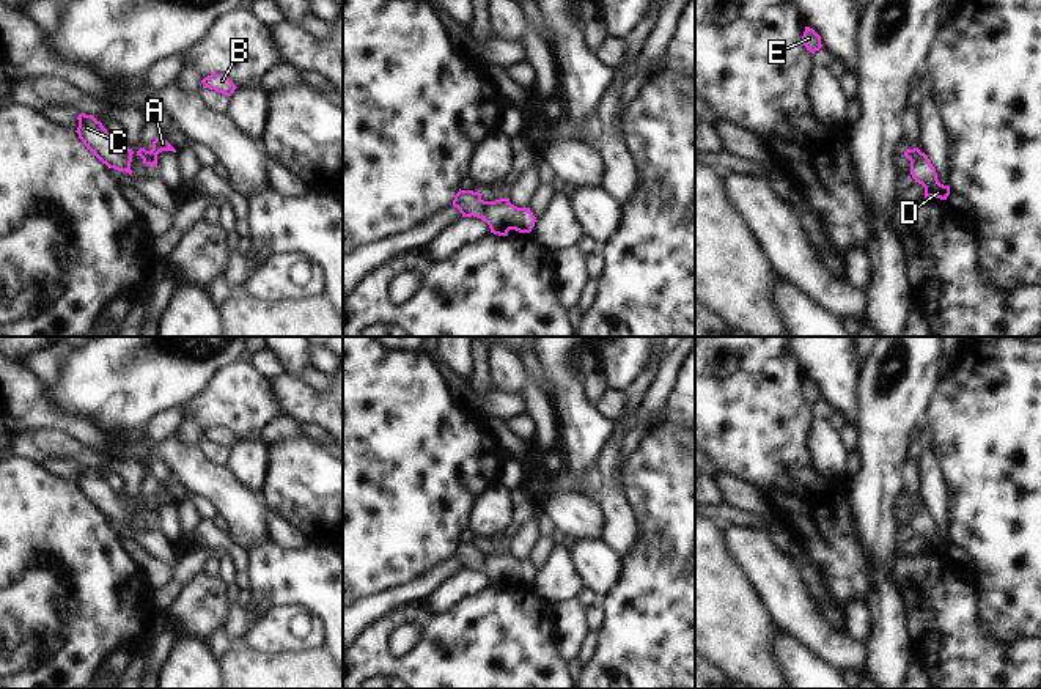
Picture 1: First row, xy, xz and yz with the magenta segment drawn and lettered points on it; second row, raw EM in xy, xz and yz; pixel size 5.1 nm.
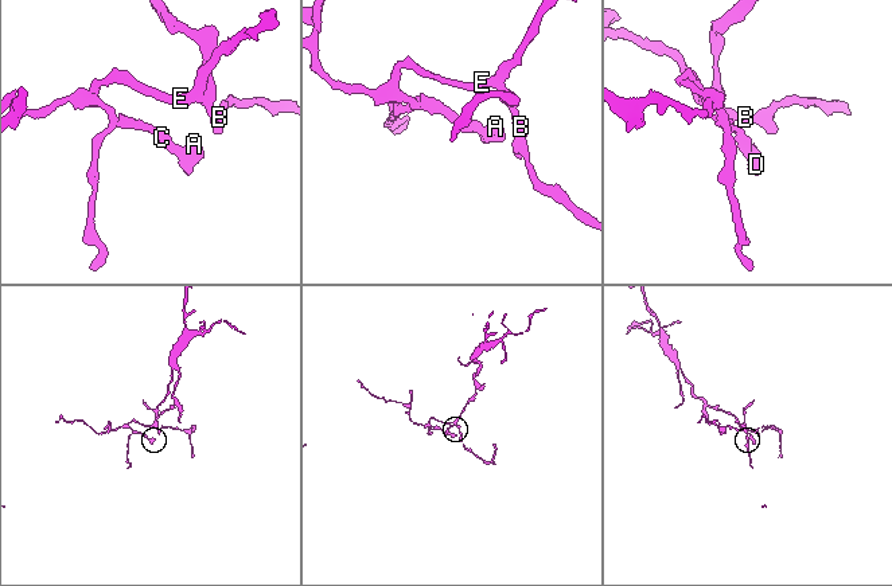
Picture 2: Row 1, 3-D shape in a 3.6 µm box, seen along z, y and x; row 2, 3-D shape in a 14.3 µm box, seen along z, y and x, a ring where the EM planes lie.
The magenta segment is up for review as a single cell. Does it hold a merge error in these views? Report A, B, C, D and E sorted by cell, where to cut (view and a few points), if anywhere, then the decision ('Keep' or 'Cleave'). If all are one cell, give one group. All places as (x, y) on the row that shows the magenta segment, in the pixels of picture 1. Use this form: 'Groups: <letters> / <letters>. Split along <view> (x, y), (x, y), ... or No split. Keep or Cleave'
Groups: A B C D E. No split. Keep.

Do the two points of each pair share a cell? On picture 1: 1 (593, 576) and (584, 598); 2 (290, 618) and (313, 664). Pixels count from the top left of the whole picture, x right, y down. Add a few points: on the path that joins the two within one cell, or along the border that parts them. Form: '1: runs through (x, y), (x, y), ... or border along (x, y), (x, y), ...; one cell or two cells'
1: border along (585, 587), (595, 595); two cells
2: border along (323, 644), (313, 650), (269, 655); two cells

